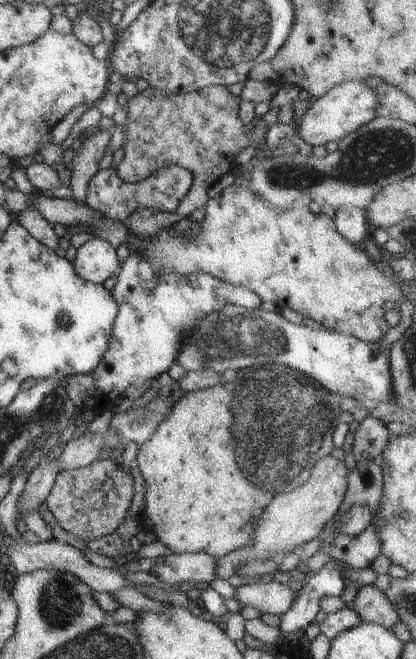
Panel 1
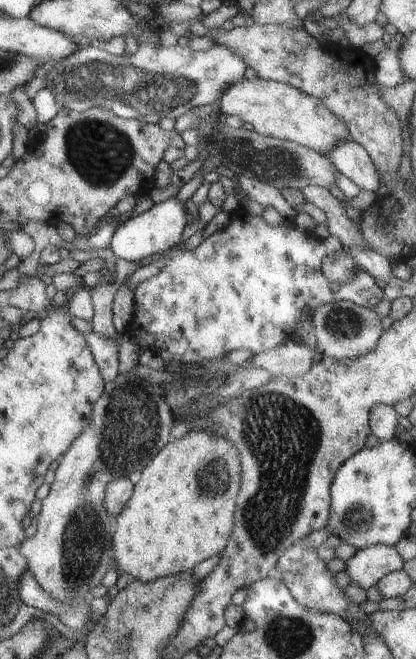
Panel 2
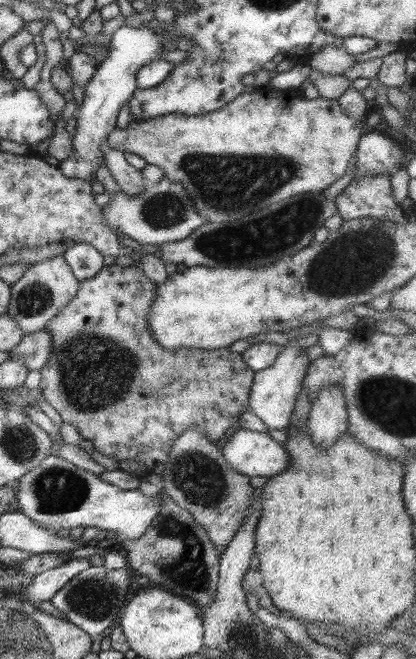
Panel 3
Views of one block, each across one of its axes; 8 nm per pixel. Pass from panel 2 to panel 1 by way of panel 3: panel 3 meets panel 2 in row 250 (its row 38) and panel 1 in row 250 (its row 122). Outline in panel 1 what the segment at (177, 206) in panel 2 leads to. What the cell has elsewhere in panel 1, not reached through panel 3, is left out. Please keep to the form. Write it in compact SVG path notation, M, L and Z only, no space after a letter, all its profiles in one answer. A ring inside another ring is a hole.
M97 237L89 239L76 249L72 267L83 280L101 284L111 274L116 273L117 256L111 244Z

